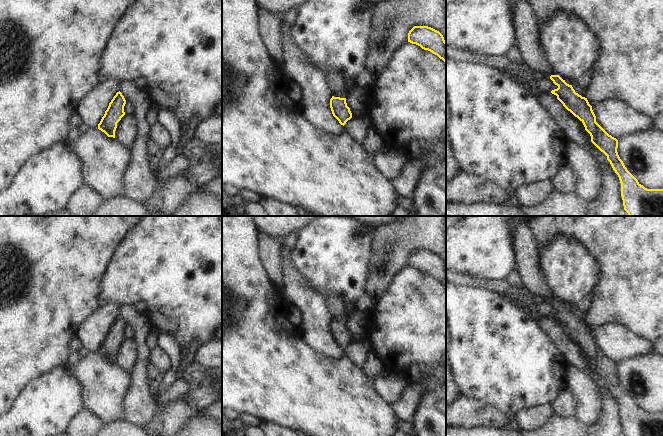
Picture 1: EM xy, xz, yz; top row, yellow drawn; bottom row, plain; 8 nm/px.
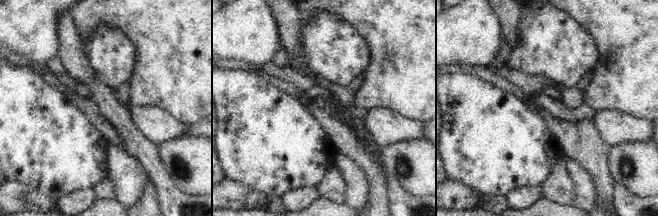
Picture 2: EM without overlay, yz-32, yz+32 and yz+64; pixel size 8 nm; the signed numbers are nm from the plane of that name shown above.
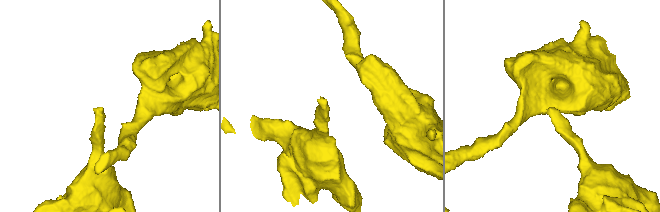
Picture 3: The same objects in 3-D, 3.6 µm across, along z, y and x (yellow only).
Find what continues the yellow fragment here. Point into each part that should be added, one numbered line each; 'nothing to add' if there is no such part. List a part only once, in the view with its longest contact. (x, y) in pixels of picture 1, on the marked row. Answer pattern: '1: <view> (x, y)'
nothing to add

